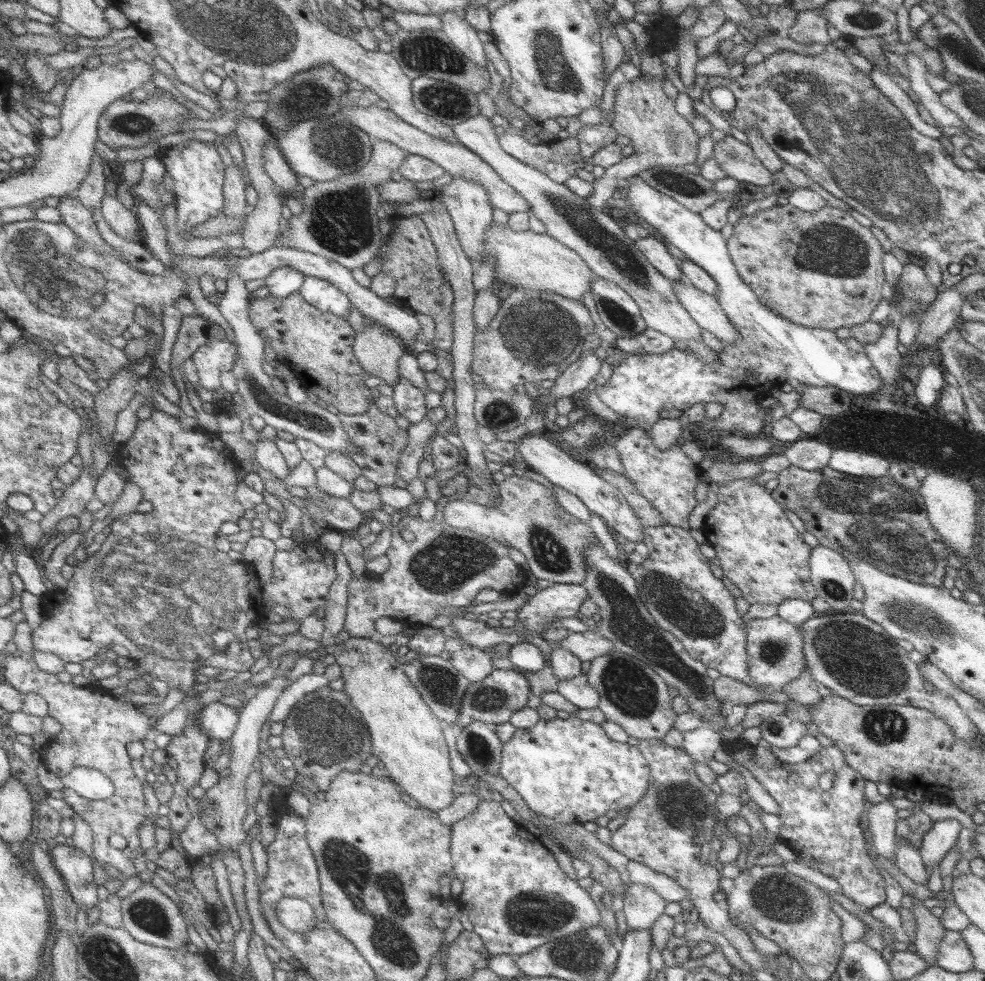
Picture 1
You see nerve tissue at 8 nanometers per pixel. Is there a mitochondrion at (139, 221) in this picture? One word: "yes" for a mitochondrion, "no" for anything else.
no

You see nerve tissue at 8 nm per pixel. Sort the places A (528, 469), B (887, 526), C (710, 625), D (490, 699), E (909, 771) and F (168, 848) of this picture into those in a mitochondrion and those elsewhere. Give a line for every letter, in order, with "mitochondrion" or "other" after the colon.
A: other
B: mitochondrion
C: mitochondrion
D: mitochondrion
E: other
F: other

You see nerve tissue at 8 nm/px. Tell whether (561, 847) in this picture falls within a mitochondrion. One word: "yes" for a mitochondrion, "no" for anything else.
no

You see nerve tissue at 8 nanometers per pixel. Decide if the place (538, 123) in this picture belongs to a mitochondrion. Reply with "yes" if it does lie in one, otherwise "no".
no

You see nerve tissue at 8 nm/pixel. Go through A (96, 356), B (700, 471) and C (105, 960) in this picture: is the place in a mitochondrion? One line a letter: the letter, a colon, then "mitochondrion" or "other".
A: other
B: other
C: mitochondrion

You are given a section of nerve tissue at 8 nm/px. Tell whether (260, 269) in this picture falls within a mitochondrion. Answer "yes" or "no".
no

